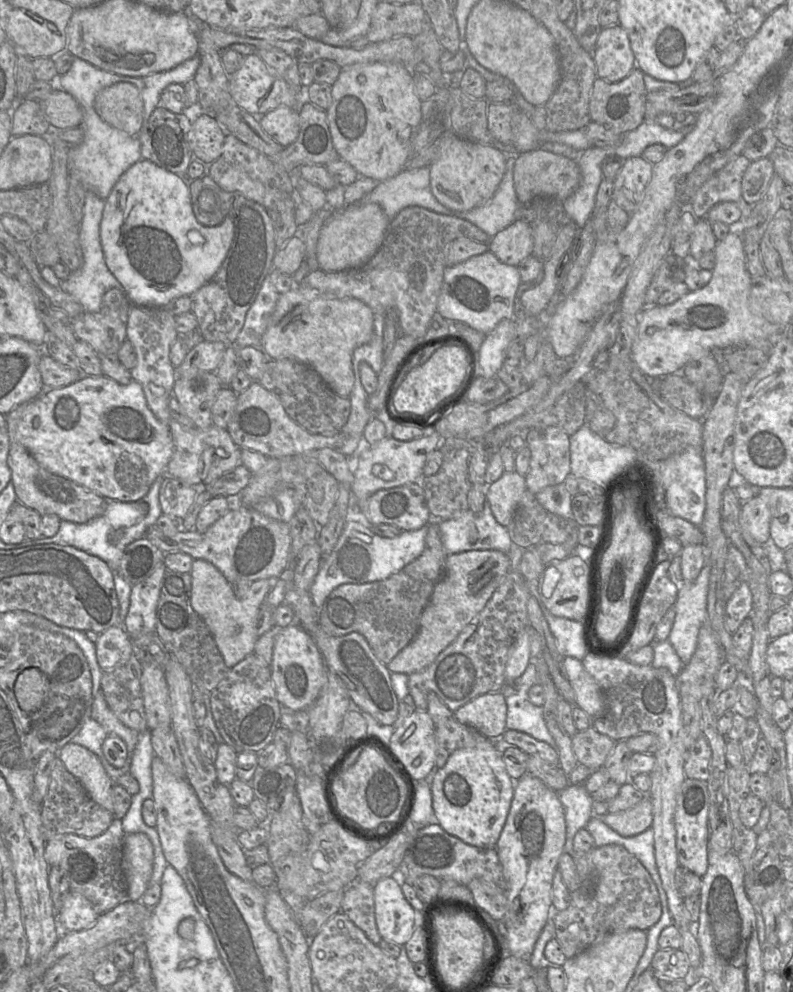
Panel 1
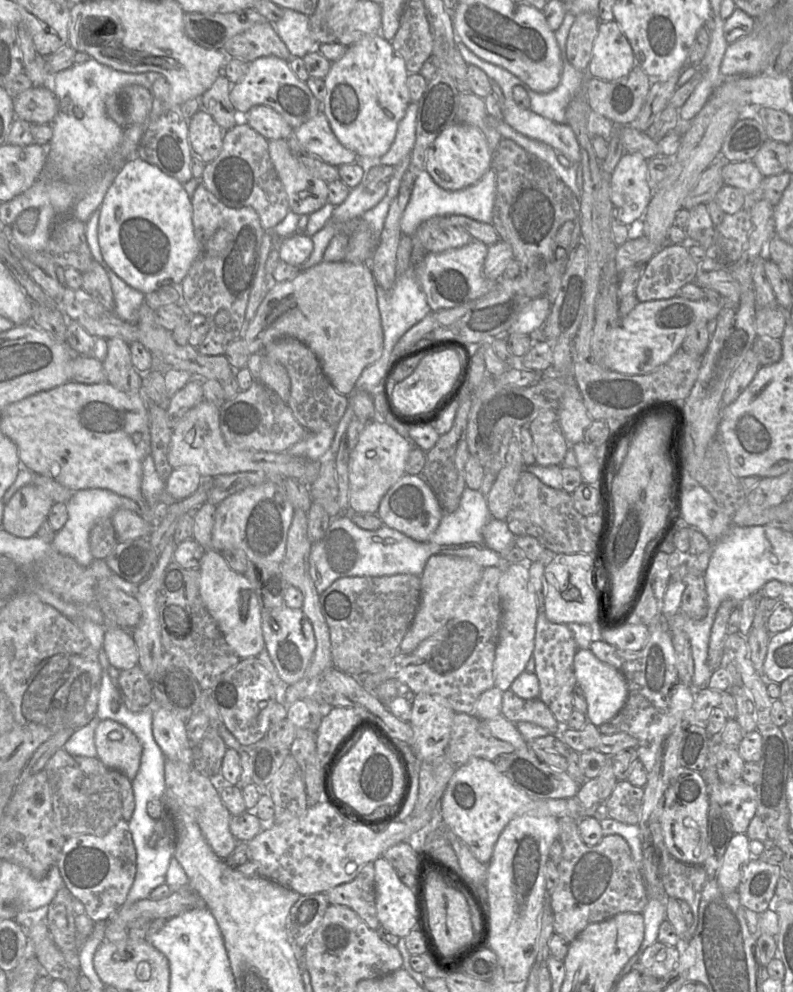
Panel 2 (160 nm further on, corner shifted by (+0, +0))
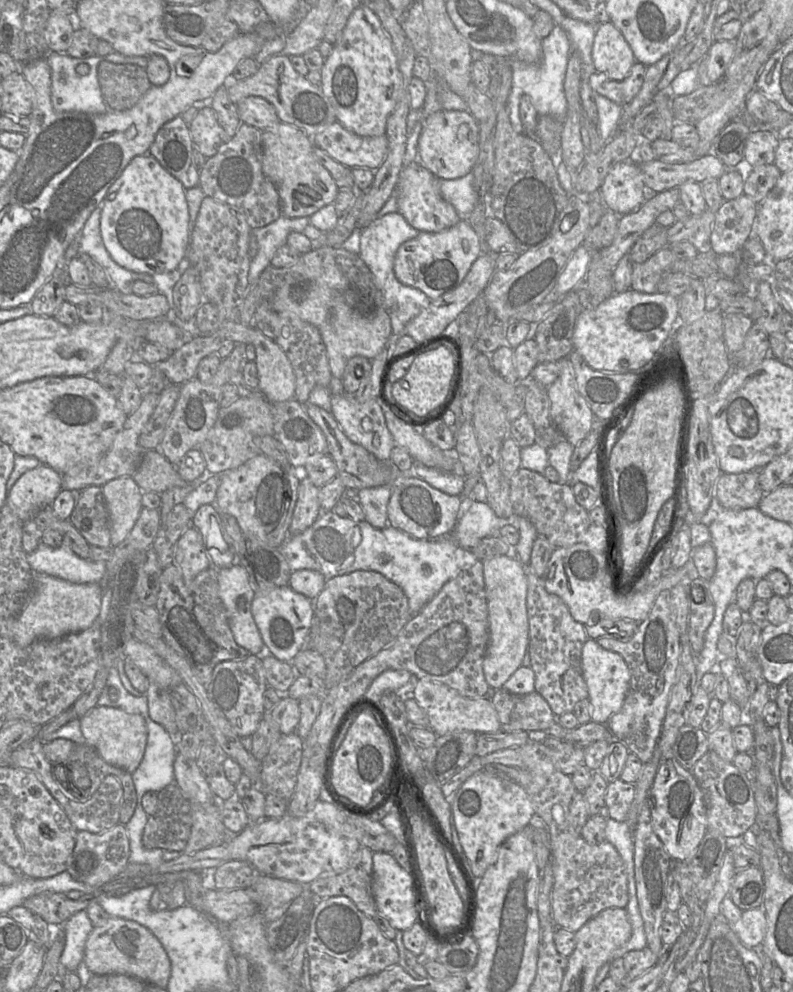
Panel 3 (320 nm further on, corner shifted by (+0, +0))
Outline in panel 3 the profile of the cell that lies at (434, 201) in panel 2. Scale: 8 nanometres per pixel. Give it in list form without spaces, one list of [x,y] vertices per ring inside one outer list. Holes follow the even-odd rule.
[[[473,173],[457,179],[439,179],[439,188],[443,199],[455,208],[460,218],[467,219],[477,203]]]

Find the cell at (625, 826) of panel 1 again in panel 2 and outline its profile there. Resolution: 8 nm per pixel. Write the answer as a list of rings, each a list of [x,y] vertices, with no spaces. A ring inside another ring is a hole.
[[[472,758],[456,768],[440,799],[440,811],[445,824],[468,845],[475,858],[488,864],[492,858],[494,846],[507,824],[515,817],[529,815],[535,817],[553,816],[556,818],[571,817],[577,821],[583,817],[583,807],[576,797],[560,799],[532,799],[517,789],[506,775],[497,770],[493,761],[483,758]]]

